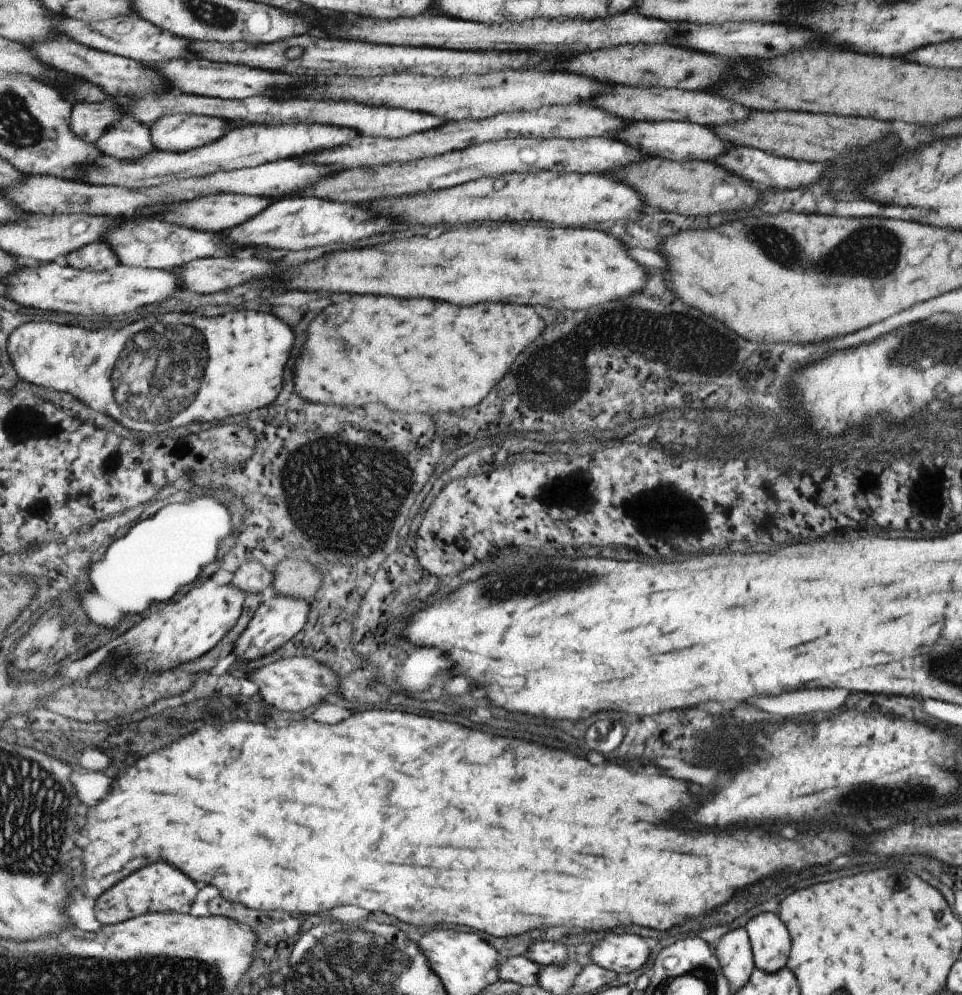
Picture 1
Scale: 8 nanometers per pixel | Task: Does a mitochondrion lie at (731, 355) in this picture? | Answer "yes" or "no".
yes

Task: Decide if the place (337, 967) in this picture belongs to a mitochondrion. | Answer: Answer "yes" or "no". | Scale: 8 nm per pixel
yes

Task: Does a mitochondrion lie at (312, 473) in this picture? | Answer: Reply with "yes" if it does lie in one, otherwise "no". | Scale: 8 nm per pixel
yes

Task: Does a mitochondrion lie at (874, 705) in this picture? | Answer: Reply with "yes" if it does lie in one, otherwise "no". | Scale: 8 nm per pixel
no

